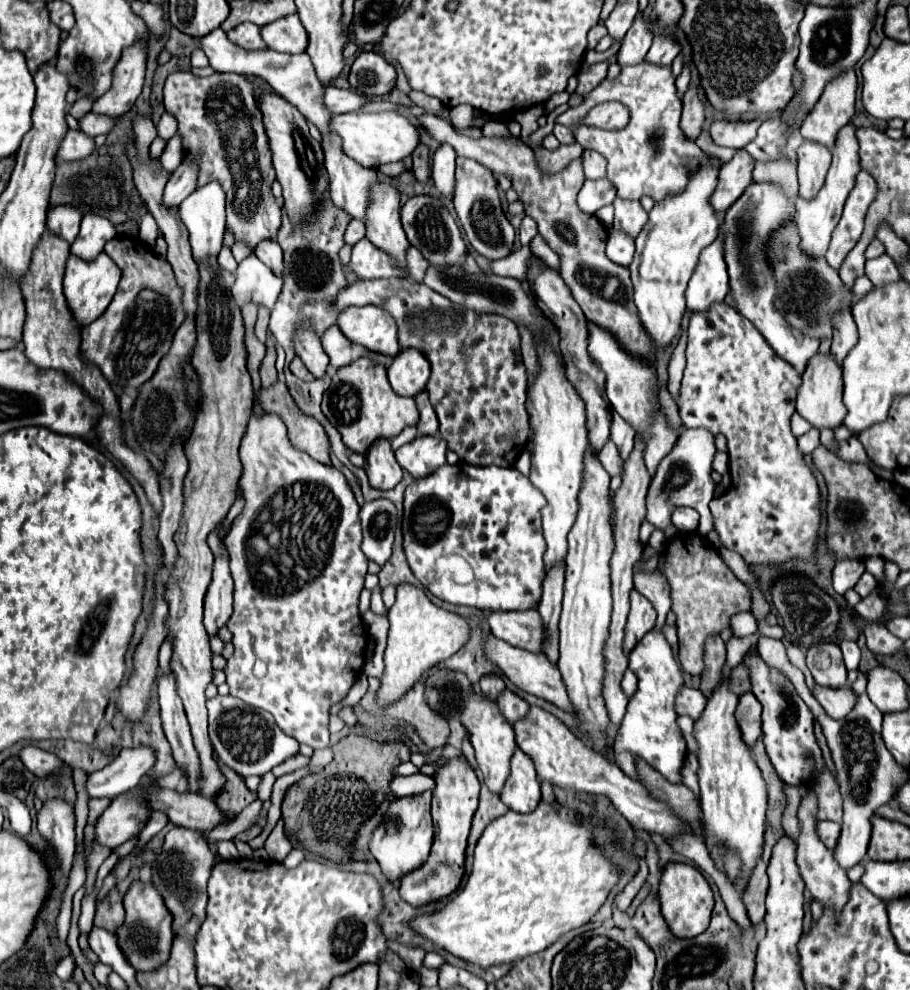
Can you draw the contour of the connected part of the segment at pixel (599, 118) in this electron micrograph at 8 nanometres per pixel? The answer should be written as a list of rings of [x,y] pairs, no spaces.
[[[604,102],[590,110],[584,124],[606,130],[618,130],[628,124],[628,110],[618,102]]]

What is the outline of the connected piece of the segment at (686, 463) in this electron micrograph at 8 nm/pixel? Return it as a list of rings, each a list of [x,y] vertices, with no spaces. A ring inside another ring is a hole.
[[[684,428],[680,432],[680,438],[674,446],[674,450],[660,462],[652,482],[650,482],[650,490],[646,496],[646,520],[650,524],[654,524],[656,528],[662,528],[662,532],[670,538],[676,530],[670,522],[674,508],[680,506],[690,506],[700,514],[700,526],[698,532],[700,534],[708,534],[714,530],[714,520],[712,520],[712,512],[708,508],[710,500],[714,498],[714,482],[712,482],[712,456],[716,452],[714,446],[714,436],[702,428]]]

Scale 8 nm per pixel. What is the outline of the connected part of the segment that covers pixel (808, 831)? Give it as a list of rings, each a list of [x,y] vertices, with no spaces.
[[[806,790],[802,794],[802,804],[800,804],[800,810],[798,810],[798,818],[800,818],[800,824],[802,824],[802,834],[798,838],[798,850],[796,850],[796,864],[798,864],[798,870],[800,870],[800,876],[806,884],[806,888],[810,890],[812,898],[820,900],[824,906],[828,904],[836,904],[836,908],[840,908],[846,900],[848,900],[848,892],[850,892],[850,880],[846,876],[846,872],[836,864],[836,860],[832,858],[832,850],[828,850],[816,836],[816,818],[814,818],[814,812],[816,812],[816,796],[812,790]]]

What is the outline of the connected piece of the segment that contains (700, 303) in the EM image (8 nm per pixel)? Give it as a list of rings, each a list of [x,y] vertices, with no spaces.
[[[714,240],[700,254],[700,264],[690,278],[686,300],[690,312],[708,312],[712,304],[724,302],[728,294],[728,272],[724,264],[722,240]]]

